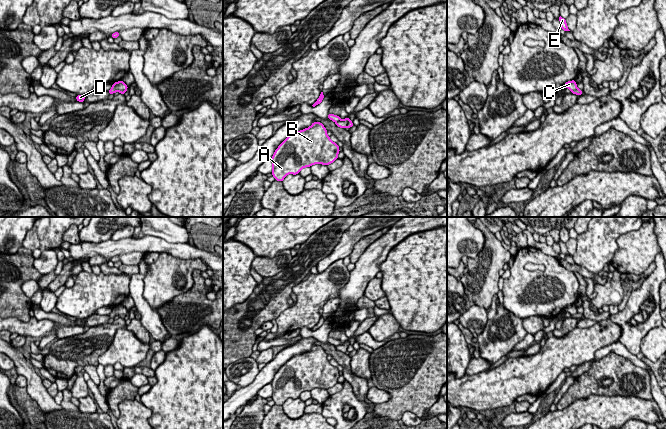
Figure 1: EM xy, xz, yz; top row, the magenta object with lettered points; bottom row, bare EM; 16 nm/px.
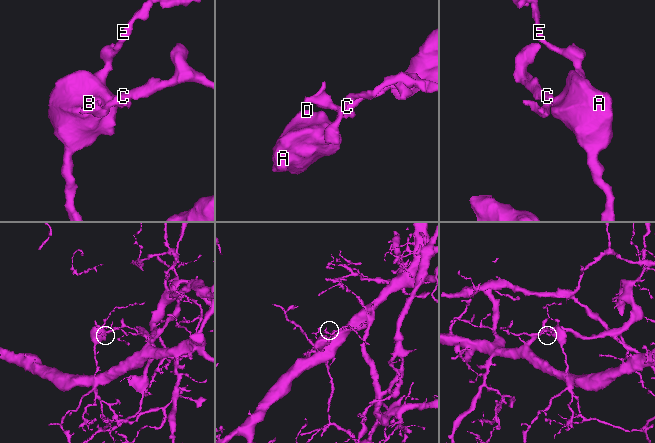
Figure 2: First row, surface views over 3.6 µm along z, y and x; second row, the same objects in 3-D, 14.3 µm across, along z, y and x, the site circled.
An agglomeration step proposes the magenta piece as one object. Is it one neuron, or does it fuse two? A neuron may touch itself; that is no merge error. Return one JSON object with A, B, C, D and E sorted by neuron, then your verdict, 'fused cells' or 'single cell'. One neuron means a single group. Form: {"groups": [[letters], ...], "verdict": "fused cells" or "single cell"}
{"groups": [["A", "B", "D", "E"], ["C"]], "verdict": "fused cells"}

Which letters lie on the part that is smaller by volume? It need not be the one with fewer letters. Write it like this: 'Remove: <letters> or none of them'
Remove: A, B, D, E

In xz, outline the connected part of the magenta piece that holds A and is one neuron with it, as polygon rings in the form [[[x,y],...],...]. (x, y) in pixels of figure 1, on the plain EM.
[[[313,346],[308,352],[291,357],[278,370],[271,381],[272,400],[282,406],[288,398],[299,398],[305,391],[329,389],[338,383],[339,372],[330,364],[324,349]]]

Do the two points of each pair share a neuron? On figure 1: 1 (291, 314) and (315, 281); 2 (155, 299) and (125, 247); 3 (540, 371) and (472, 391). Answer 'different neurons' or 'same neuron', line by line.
1: same neuron
2: different neurons
3: same neuron

